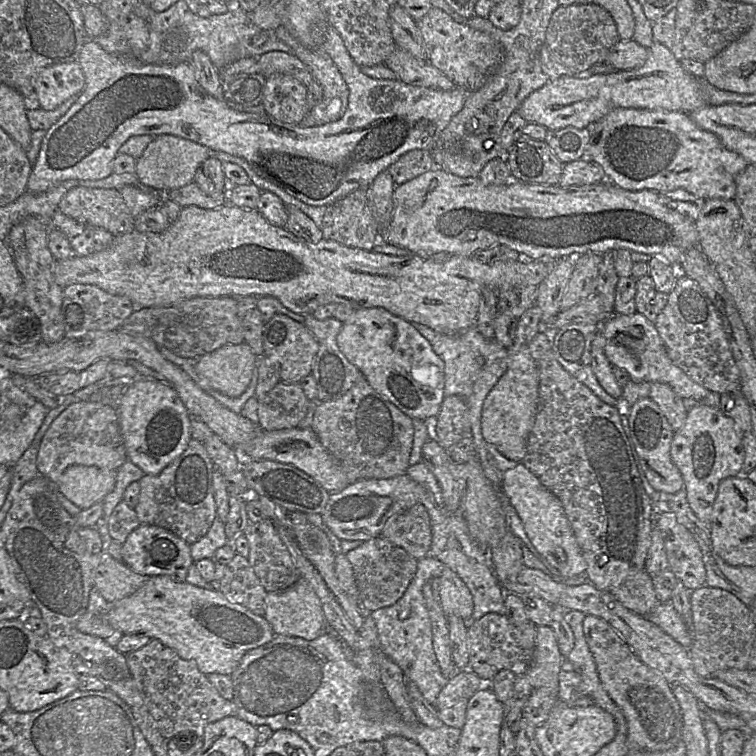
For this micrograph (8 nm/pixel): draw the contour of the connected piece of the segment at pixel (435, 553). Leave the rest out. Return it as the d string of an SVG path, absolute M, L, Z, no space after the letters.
M418 462L408 465L406 474L425 488L421 504L429 514L432 533L428 556L437 558L445 566L453 570L463 580L471 593L473 612L469 621L479 619L489 612L505 615L504 595L506 592L495 577L486 551L471 538L461 512L449 513L444 509L439 482L424 463Z

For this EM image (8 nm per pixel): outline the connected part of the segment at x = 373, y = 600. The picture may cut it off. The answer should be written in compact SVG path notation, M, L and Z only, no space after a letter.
M378 536L363 541L346 554L354 571L361 606L369 611L393 605L405 592L415 575L417 560L403 548Z

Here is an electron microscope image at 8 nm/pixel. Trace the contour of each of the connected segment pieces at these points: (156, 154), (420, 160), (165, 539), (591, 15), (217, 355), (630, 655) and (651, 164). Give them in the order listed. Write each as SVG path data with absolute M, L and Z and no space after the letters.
M161 134L145 148L136 160L135 175L139 182L160 192L169 192L193 181L199 165L210 156L211 149L199 143L171 134Z
M414 149L403 154L387 169L396 185L409 180L434 168L434 161L430 150Z
M149 524L134 529L122 545L122 562L133 572L143 576L167 575L175 582L186 582L189 568L194 564L190 545L172 532Z
M597 4L559 5L545 34L545 44L554 57L576 74L586 73L592 66L604 63L611 47L619 41L612 16Z
M246 343L224 345L210 353L196 359L195 370L197 374L207 380L216 391L228 397L240 396L251 382L255 367L257 369L258 357Z
M585 614L583 631L602 687L625 717L629 752L656 752L674 747L681 741L682 715L672 684L643 663L607 621Z
M614 108L588 128L588 151L593 161L603 168L611 183L628 191L666 193L682 189L700 199L733 200L735 177L748 165L742 156L728 150L715 134L698 127L684 112Z

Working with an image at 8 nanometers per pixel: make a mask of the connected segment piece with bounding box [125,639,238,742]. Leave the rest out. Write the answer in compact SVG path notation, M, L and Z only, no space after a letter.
M151 639L144 647L125 656L147 711L167 742L186 736L183 734L203 738L206 725L226 717L237 717L235 703L220 696L194 662L182 659L159 640Z

